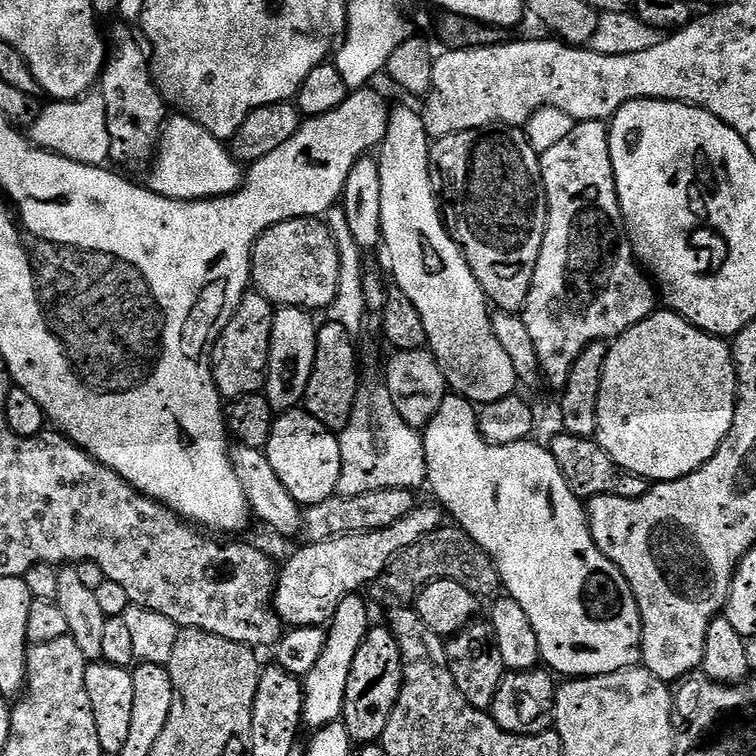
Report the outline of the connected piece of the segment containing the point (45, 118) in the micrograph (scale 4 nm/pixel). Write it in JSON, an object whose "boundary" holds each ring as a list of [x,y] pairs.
{"boundary":[[[98,94],[78,100],[57,100],[41,107],[40,116],[32,123],[30,139],[38,148],[70,158],[79,164],[104,166],[110,160],[110,130],[106,130],[106,106]]]}

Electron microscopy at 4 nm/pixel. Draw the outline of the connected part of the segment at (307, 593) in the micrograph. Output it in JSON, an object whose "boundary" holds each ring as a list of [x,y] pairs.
{"boundary":[[[417,503],[416,509],[410,514],[406,514],[406,518],[402,518],[402,522],[394,522],[394,526],[386,526],[382,530],[346,534],[329,540],[305,543],[305,548],[298,549],[285,564],[282,564],[276,578],[274,607],[285,625],[289,629],[324,628],[334,618],[341,602],[347,596],[364,590],[360,588],[366,587],[367,584],[372,584],[375,580],[377,583],[383,577],[390,561],[399,552],[406,550],[406,546],[414,546],[414,542],[418,542],[418,538],[426,538],[426,534],[434,534],[434,530],[445,527],[446,513],[444,509],[440,507],[439,503],[431,503]]]}

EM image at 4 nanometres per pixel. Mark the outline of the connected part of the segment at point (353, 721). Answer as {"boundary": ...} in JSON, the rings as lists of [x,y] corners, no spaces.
{"boundary":[[[387,626],[369,627],[362,638],[362,646],[358,646],[358,654],[354,654],[354,666],[350,666],[346,682],[342,723],[349,740],[362,745],[379,741],[383,737],[386,722],[390,722],[390,714],[398,702],[403,680],[402,654],[398,650],[392,629]]]}

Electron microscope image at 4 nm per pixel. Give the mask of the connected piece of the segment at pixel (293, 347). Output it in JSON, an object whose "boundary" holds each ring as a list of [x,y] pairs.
{"boundary":[[[277,307],[273,313],[270,354],[263,395],[276,413],[291,412],[303,403],[316,357],[317,323],[307,309]]]}

